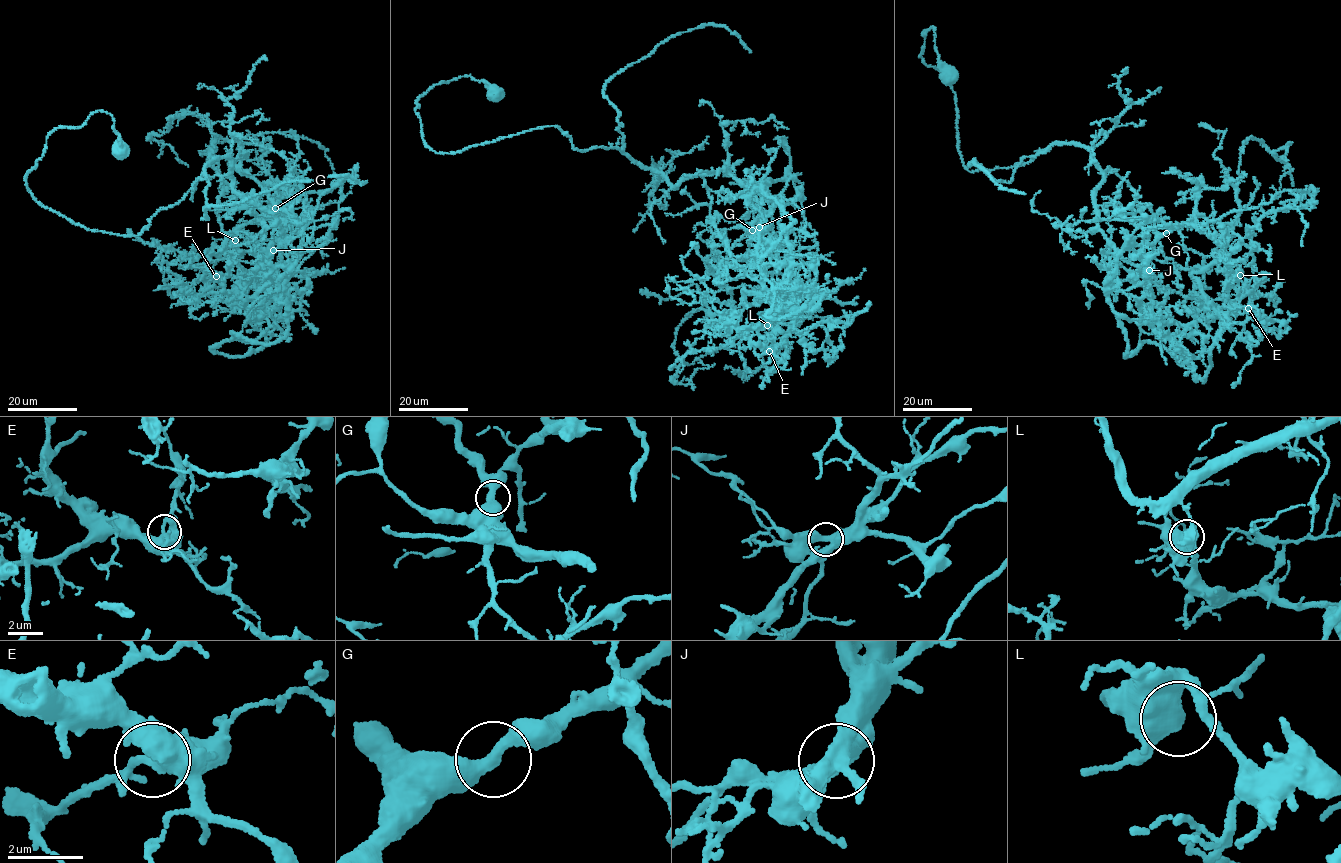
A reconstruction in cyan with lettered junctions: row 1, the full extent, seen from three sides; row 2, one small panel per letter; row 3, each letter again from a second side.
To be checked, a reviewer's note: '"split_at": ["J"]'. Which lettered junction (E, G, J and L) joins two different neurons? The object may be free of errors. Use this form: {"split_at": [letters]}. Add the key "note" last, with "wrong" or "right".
{"split_at": ["J"], "note": "right"}

